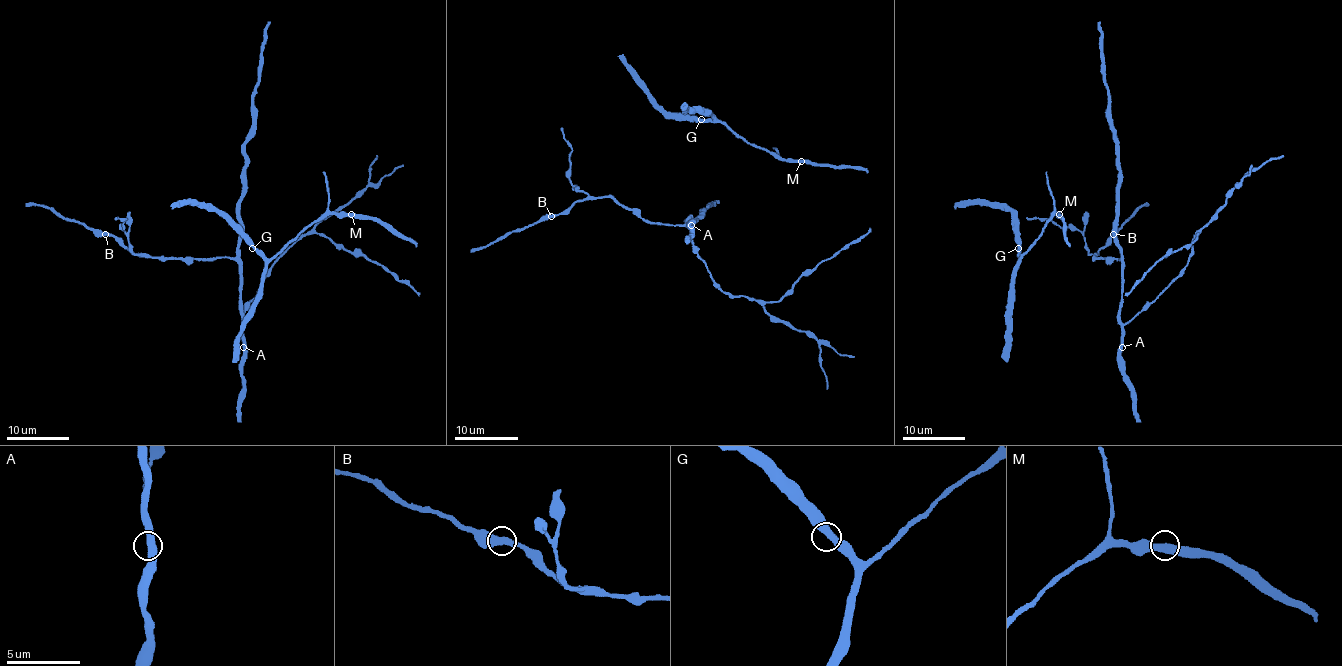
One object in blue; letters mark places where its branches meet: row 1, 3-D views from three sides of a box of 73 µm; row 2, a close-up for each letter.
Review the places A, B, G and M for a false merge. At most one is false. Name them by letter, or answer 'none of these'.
none of these

